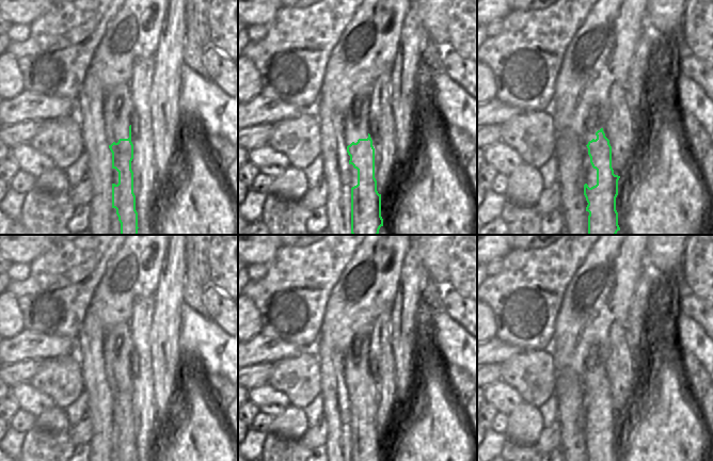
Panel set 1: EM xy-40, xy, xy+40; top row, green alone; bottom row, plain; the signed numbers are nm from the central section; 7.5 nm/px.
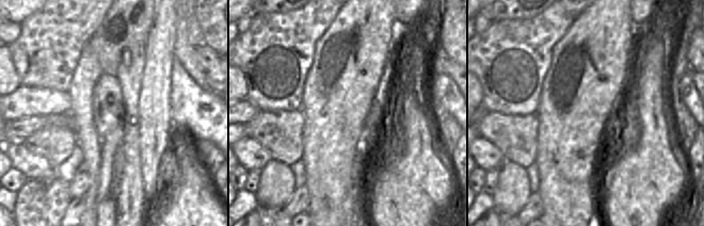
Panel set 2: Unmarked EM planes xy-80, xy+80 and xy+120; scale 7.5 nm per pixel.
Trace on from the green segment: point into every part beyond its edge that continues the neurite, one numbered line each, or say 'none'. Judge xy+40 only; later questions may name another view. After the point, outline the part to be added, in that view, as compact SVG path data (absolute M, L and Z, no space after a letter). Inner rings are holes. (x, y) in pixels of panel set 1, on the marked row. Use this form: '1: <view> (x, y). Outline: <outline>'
1: xy+40 (598, 116). Outline: M596 105L589 112L586 121L586 133L584 144L587 145L592 139L597 139L596 132L603 129L607 138L606 122L609 116L609 105Z

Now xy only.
1: xy (355, 122). Outline: M356 96L343 120L345 144L348 146L359 139L368 138L368 118L370 116L370 96Z

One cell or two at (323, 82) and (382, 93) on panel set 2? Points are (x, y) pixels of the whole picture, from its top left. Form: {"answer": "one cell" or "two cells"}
{"answer": "two cells"}

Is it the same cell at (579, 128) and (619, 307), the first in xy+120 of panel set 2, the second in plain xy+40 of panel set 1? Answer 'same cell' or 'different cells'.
same cell

